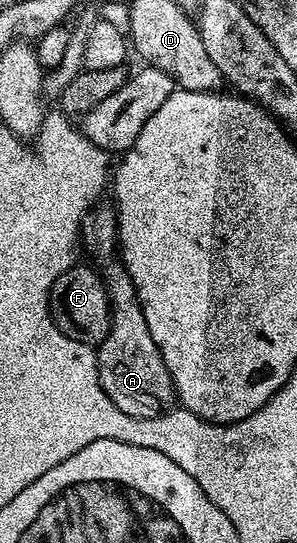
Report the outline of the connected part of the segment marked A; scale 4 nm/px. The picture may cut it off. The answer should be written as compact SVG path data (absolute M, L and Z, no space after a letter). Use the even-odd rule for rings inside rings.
M114 263L103 269L103 273L107 278L111 320L109 333L96 346L99 383L119 411L136 417L158 417L174 408L173 377L167 371L167 363L163 363L163 355L159 355L159 347L155 347L155 339L151 339L151 331L147 331L147 319L143 319L129 272L124 265Z

